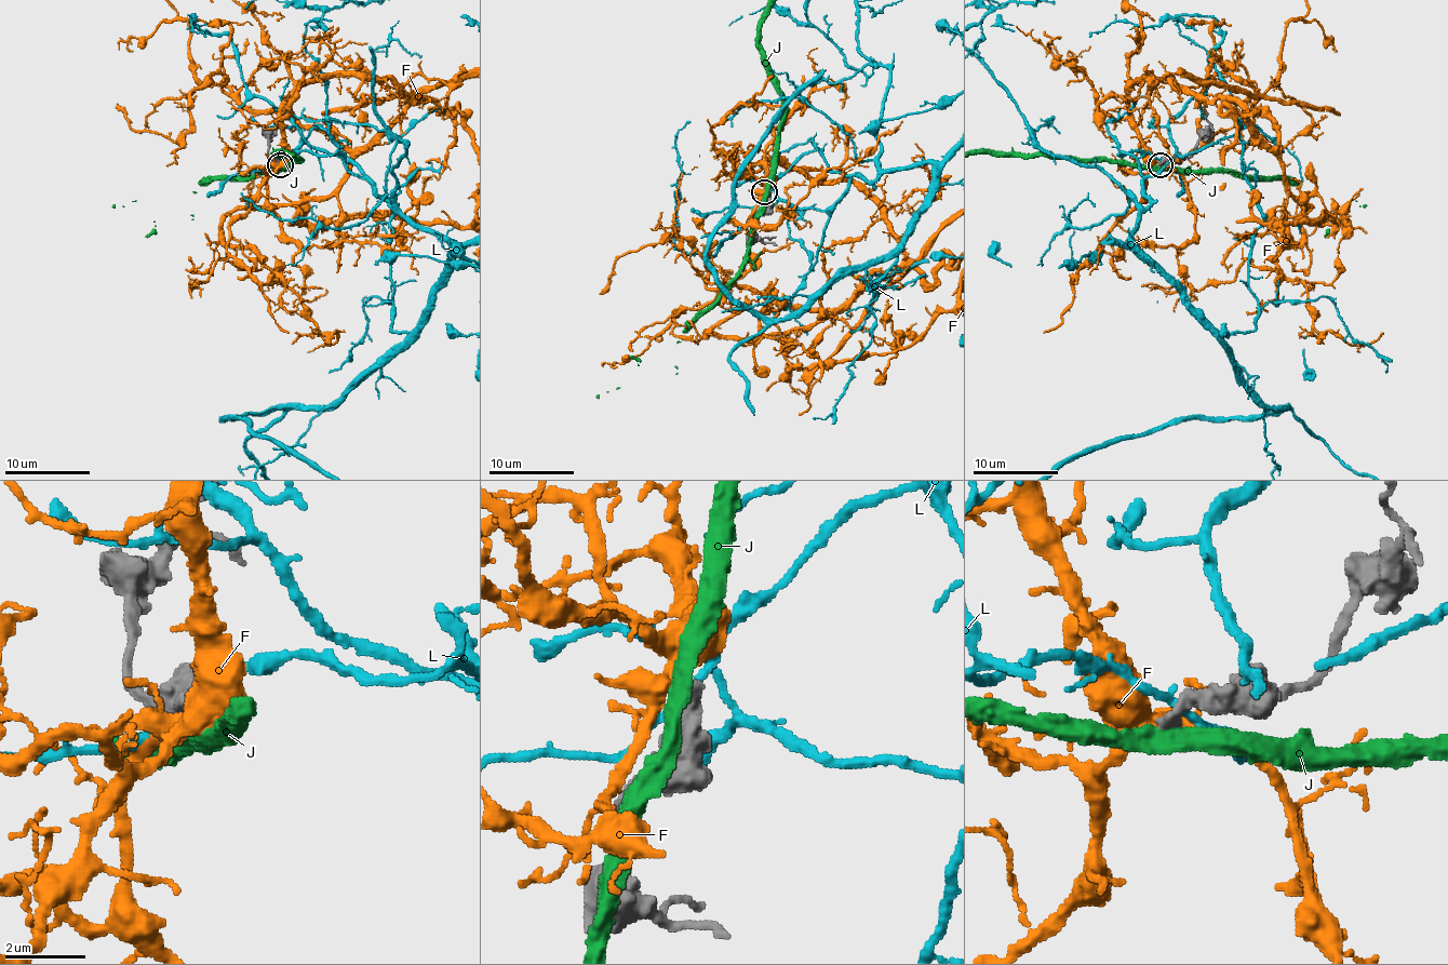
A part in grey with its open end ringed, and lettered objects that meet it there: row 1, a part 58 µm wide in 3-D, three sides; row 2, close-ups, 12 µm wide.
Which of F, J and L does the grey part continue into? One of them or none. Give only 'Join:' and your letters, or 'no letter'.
Join: no letter

